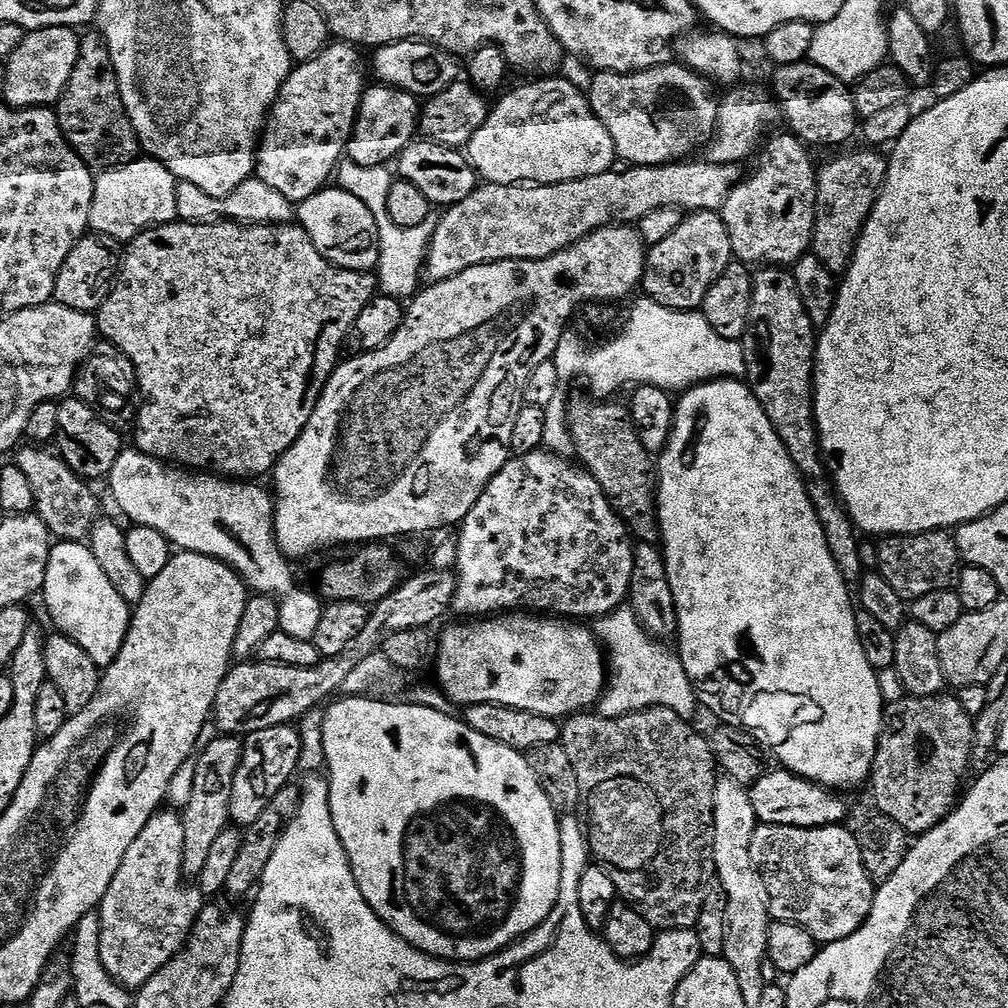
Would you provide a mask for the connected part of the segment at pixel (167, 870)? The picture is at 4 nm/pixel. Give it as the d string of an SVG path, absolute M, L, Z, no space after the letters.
M157 811L142 834L130 842L130 850L126 850L126 858L122 858L98 909L101 960L116 983L129 990L139 990L184 949L206 903L199 887L184 884L184 817L179 811L164 811Z

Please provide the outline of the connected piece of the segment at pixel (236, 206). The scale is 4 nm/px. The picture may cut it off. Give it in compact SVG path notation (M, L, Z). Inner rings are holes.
M255 178L247 180L238 186L229 194L213 198L207 196L198 186L177 183L176 197L178 198L177 217L185 224L210 224L213 222L235 222L245 226L255 226L257 224L266 224L269 226L288 226L294 220L294 204L278 190L270 190L266 182Z

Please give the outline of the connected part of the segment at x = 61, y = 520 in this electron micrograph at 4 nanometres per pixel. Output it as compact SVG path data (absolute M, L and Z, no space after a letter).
M21 447L15 453L17 456L14 458L14 464L22 470L23 474L26 474L26 479L30 482L30 490L33 491L35 500L34 508L40 520L47 526L49 533L61 541L87 541L89 532L98 517L96 500L88 489L91 487L76 473L71 472L55 451L43 452L45 450L43 447L28 447L30 448Z

